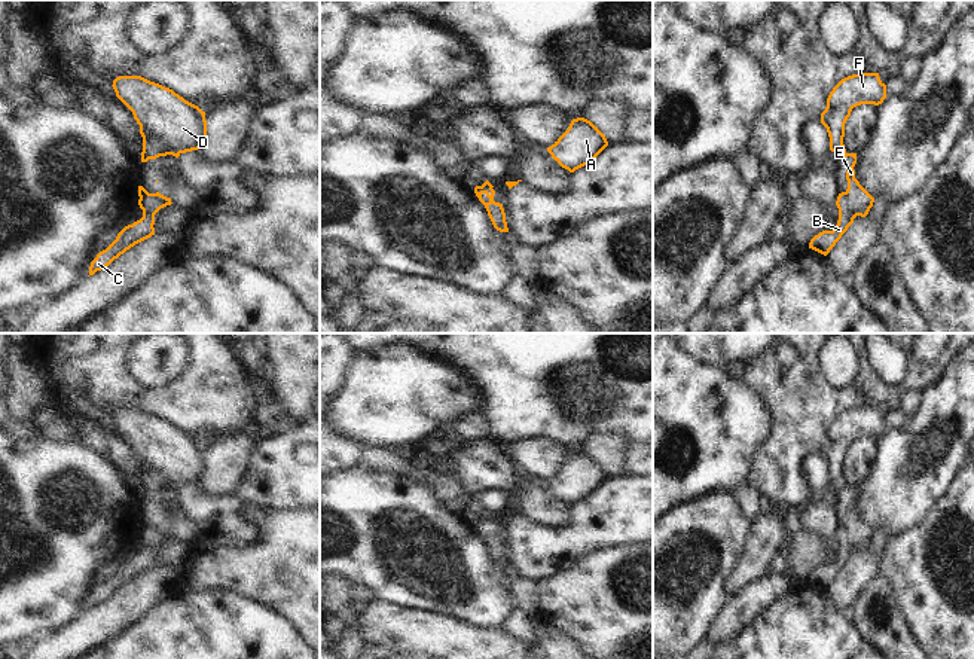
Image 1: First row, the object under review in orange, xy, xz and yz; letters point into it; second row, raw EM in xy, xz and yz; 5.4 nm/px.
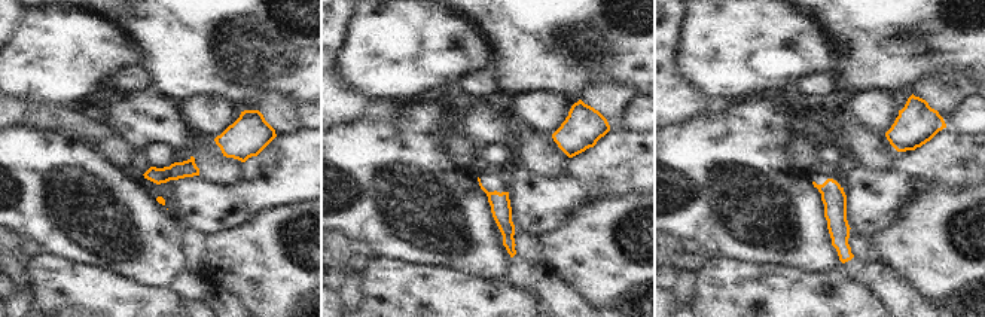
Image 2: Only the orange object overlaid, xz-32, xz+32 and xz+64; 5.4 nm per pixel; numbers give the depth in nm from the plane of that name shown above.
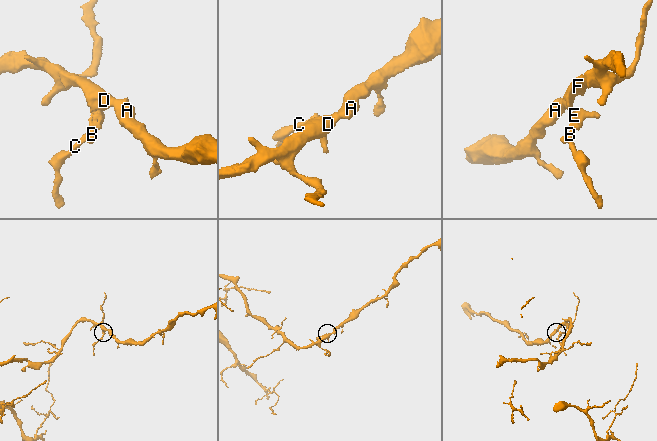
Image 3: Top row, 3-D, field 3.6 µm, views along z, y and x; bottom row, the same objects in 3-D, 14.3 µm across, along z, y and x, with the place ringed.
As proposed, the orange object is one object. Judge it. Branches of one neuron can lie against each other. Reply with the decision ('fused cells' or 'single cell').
single cell

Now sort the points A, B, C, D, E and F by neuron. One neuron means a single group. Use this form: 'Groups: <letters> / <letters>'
Groups: A B C D E F

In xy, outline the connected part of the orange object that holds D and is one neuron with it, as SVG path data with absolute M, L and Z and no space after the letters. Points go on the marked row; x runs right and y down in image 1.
M119 76L112 86L140 125L141 162L201 149L207 120L198 106L141 76Z

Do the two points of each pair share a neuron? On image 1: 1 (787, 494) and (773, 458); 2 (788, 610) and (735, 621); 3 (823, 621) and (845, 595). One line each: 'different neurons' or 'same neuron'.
1: same neuron
2: different neurons
3: different neurons

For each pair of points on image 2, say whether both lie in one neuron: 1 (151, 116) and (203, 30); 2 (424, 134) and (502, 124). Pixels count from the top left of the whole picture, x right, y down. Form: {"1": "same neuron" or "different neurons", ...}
{"1": "different neurons", "2": "different neurons"}

